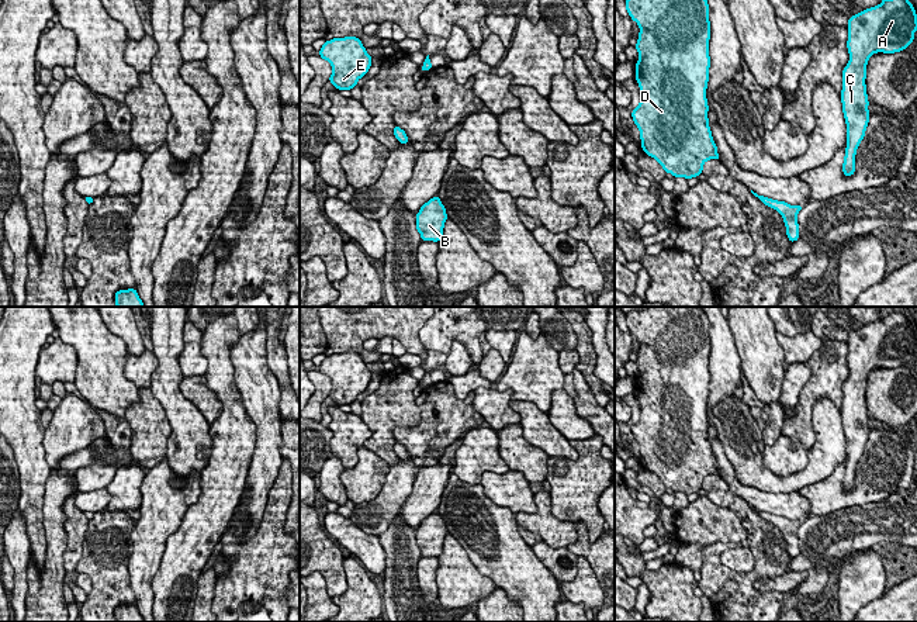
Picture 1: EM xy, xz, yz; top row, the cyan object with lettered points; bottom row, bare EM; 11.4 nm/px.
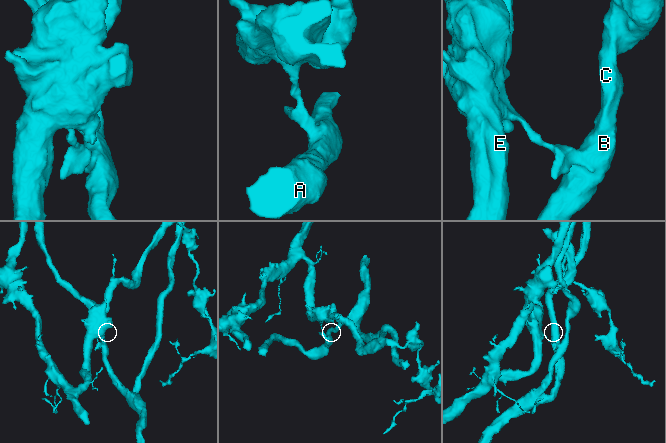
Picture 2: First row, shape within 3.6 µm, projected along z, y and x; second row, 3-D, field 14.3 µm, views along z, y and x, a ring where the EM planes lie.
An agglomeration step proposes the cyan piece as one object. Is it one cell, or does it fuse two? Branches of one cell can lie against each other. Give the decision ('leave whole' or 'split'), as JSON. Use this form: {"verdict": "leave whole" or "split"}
{"verdict": "split"}

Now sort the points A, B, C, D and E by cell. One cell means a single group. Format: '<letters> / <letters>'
A B C / D E

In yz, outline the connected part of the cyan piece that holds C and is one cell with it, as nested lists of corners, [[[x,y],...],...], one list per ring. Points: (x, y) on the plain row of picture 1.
[[[900,308],[883,312],[882,318],[848,335],[847,363],[849,376],[842,384],[841,418],[847,439],[844,491],[855,488],[855,470],[869,438],[866,414],[866,380],[873,369],[894,369],[914,356],[917,329],[909,314]]]

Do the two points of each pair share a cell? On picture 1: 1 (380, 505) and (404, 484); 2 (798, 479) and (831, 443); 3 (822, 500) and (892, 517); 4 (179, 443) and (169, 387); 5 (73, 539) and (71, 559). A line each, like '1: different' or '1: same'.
1: same
2: same
3: different
4: same
5: same

